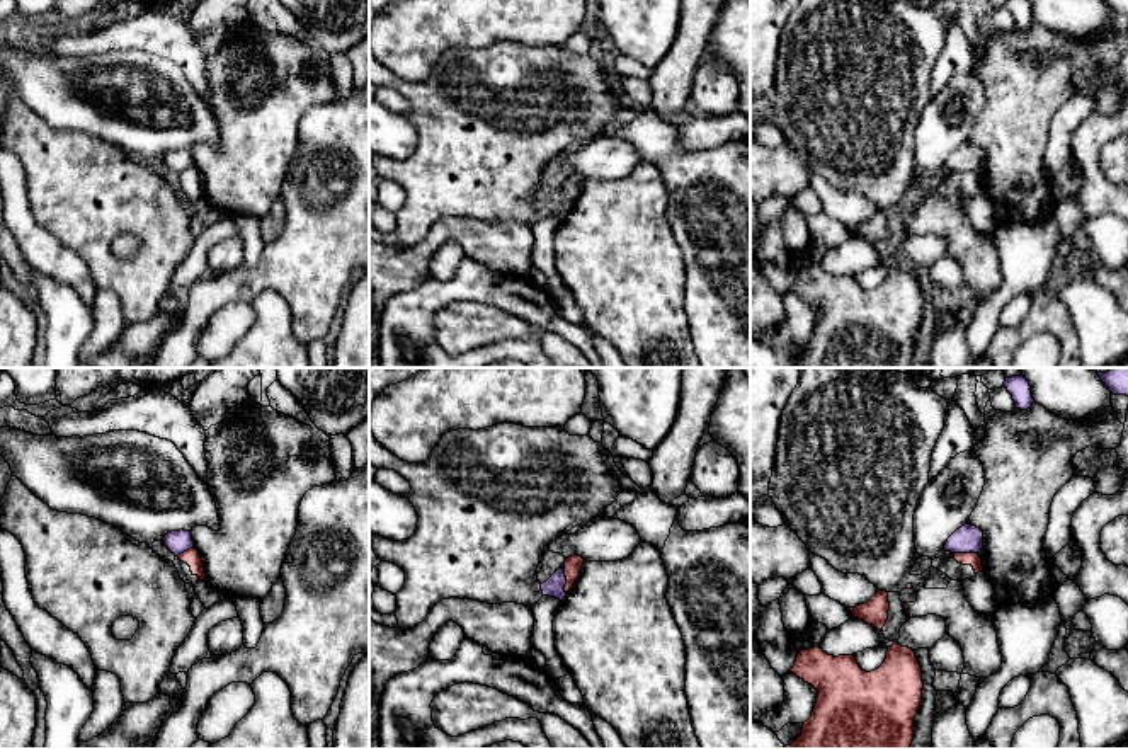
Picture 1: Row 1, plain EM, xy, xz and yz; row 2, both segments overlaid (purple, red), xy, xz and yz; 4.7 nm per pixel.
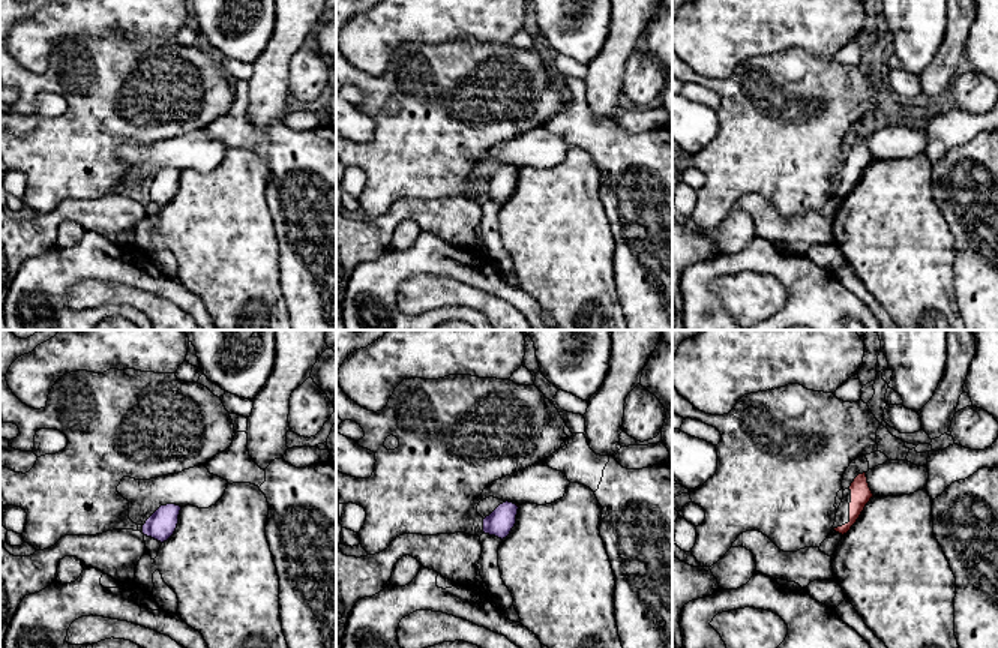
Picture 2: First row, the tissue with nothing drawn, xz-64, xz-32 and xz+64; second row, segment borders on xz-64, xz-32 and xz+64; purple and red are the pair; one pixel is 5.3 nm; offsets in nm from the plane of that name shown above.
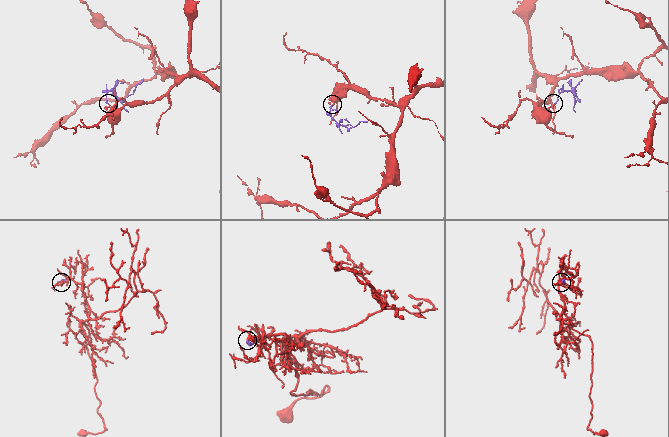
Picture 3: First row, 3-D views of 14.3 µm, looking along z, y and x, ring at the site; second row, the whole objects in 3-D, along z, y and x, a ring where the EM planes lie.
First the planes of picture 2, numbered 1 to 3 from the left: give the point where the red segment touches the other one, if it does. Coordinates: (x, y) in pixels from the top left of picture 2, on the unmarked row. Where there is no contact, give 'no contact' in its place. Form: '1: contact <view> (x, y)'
1: no contact
2: contact xz-32 (517, 170)
3: no contact

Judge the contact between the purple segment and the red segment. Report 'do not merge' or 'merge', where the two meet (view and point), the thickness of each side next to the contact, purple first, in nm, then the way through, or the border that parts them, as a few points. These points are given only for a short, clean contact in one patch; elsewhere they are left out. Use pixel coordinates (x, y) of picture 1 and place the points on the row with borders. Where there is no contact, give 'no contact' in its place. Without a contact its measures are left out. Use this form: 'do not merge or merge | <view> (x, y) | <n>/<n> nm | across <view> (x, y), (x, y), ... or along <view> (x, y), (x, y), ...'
do not merge | yz (965, 552) | 130/60 nm | along yz (977, 552), (953, 554)

